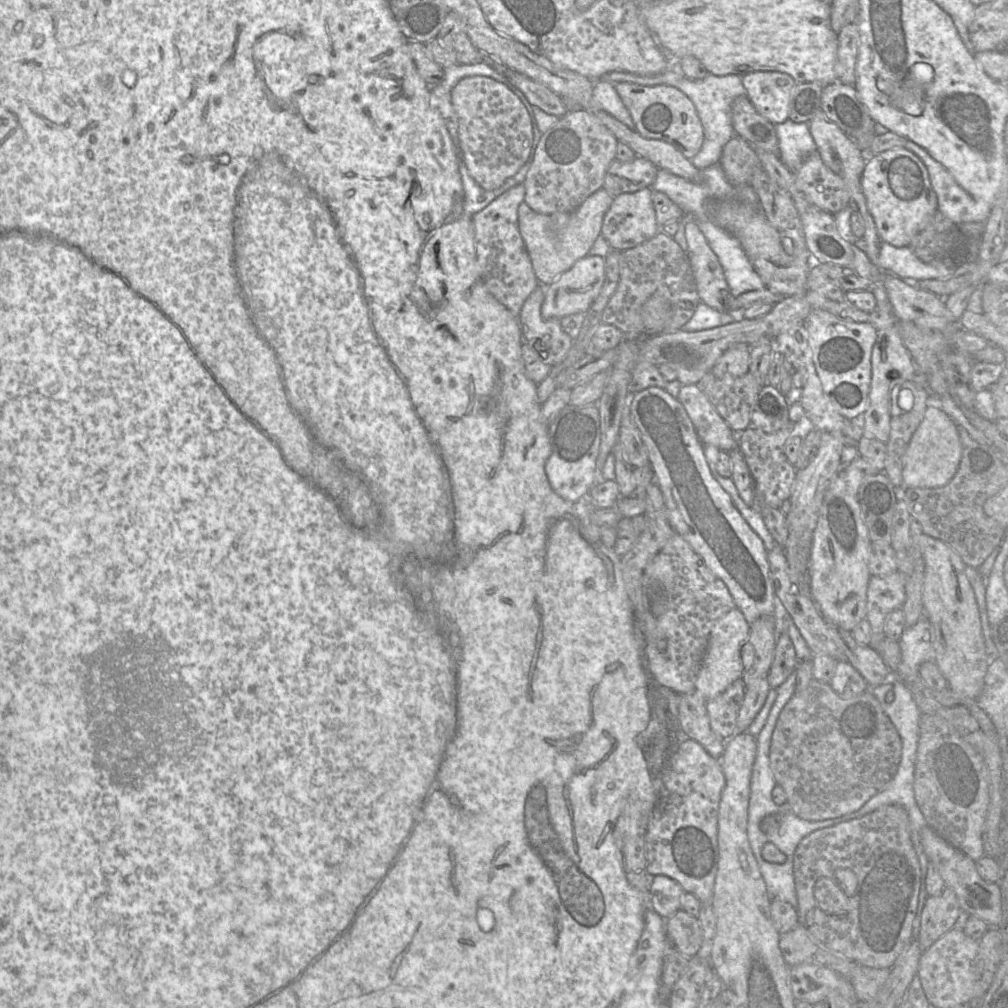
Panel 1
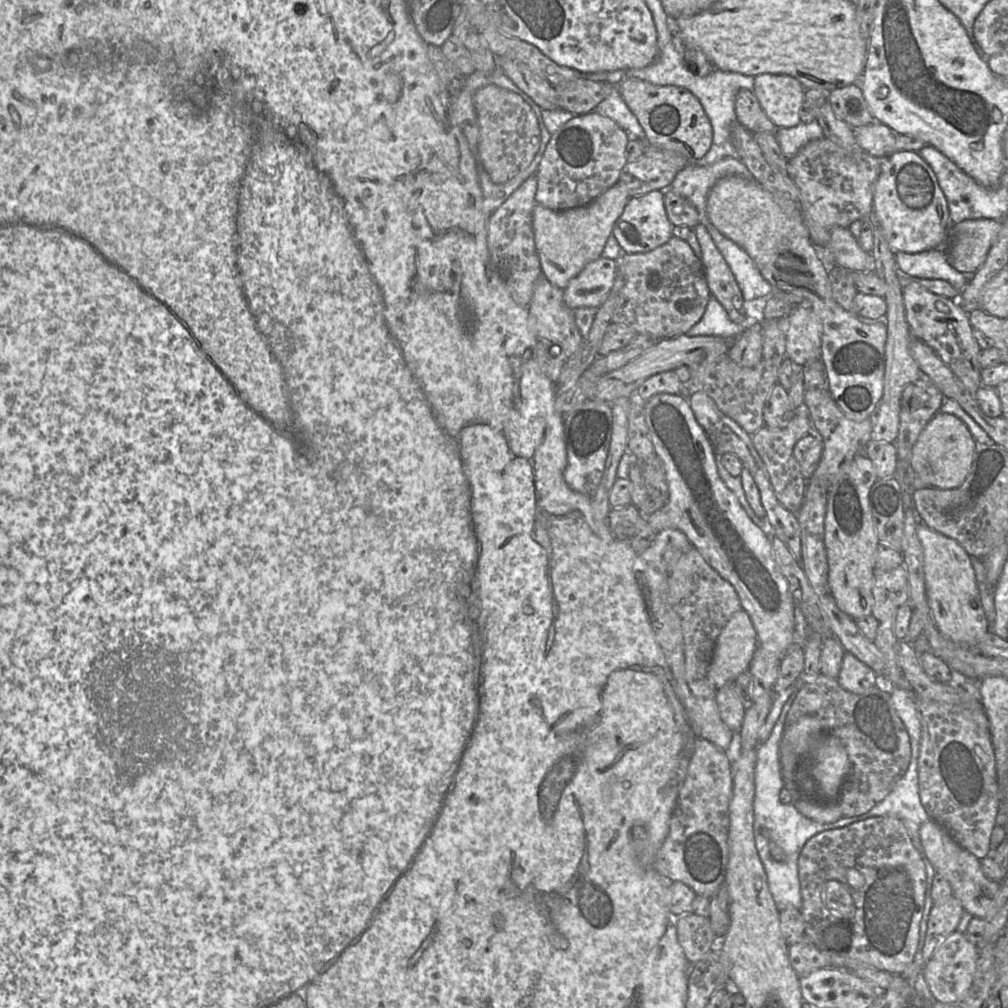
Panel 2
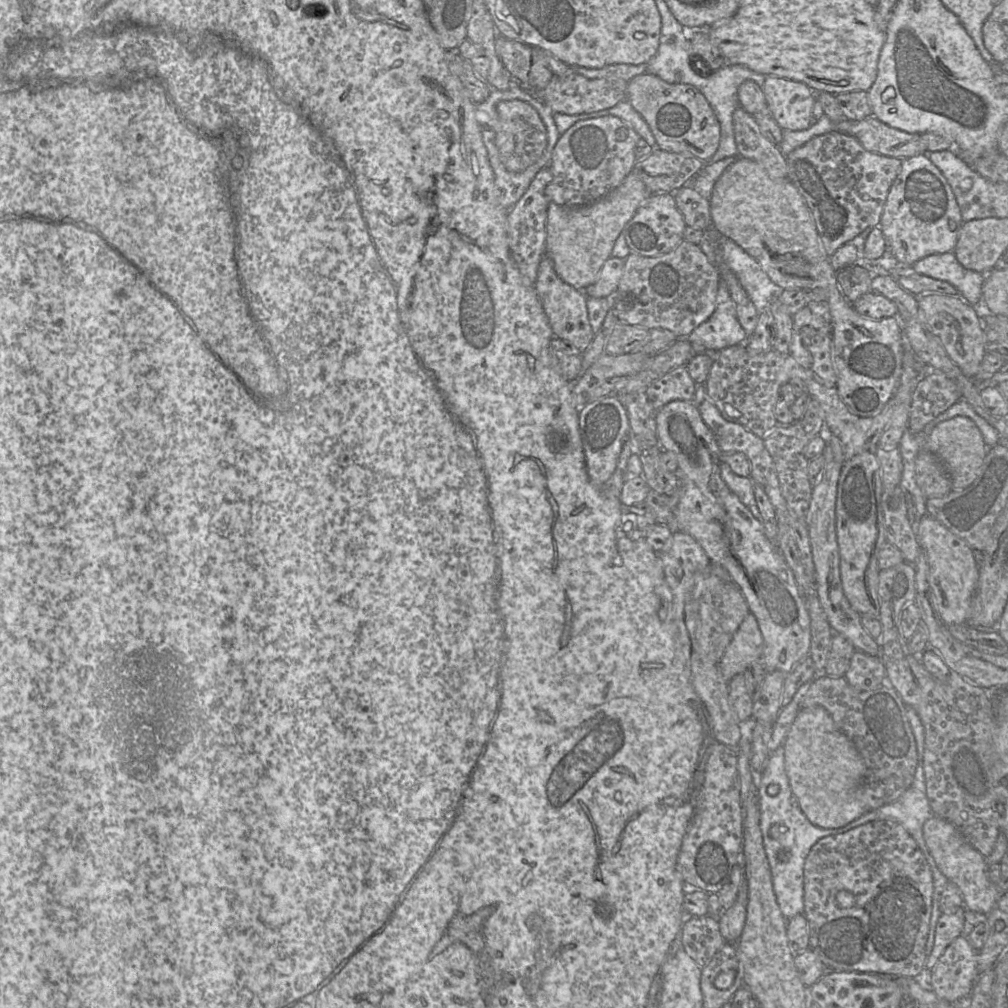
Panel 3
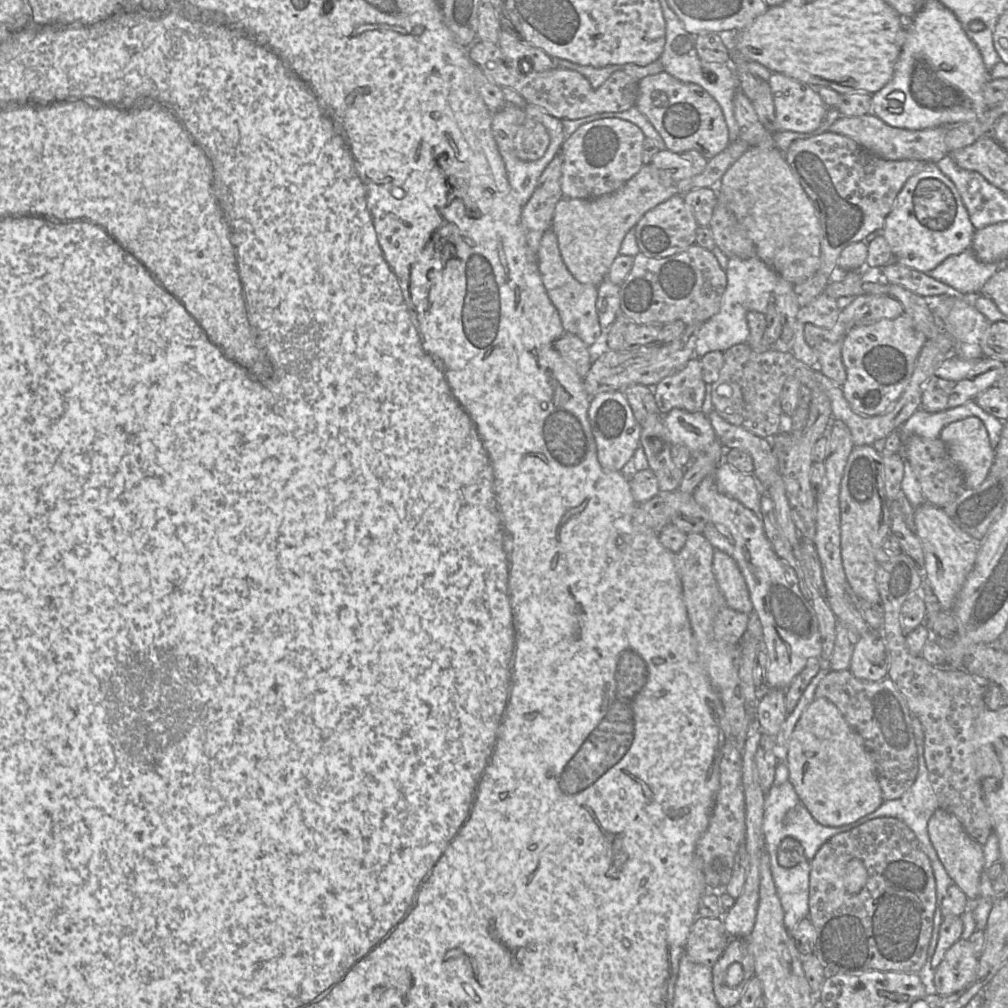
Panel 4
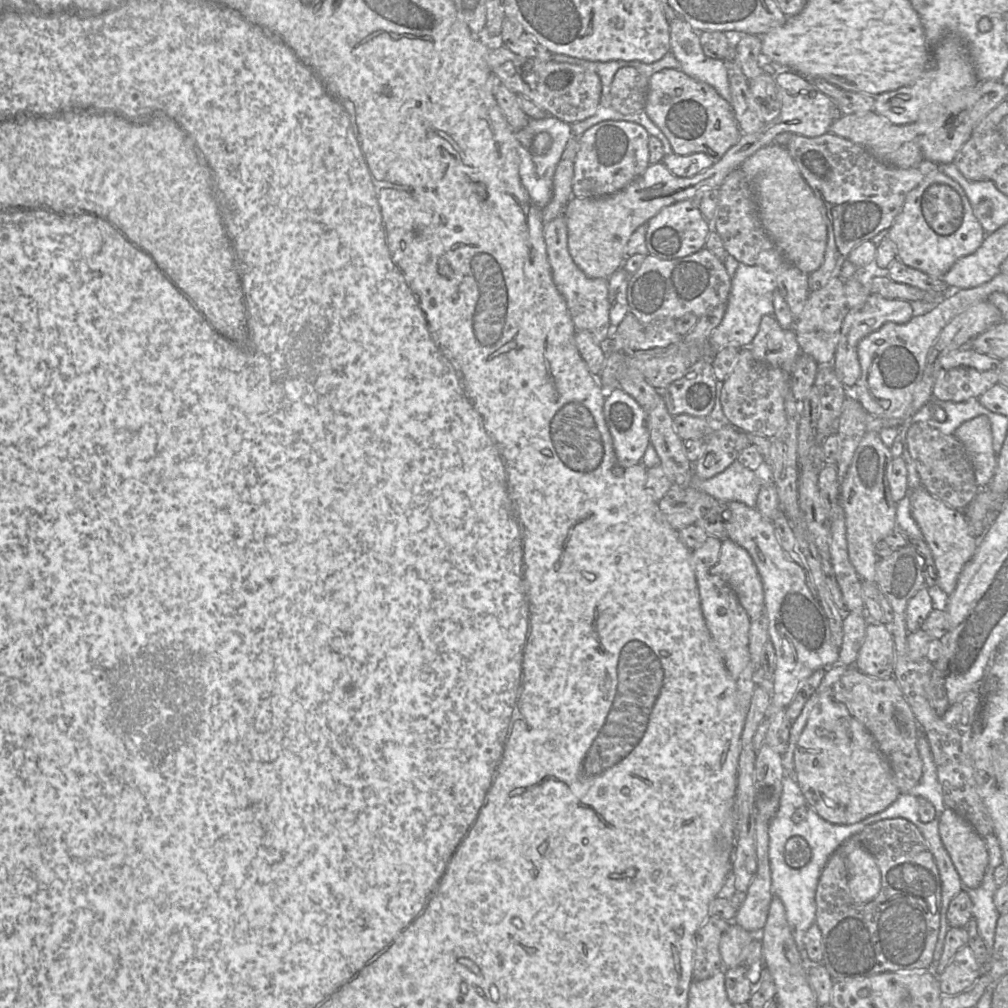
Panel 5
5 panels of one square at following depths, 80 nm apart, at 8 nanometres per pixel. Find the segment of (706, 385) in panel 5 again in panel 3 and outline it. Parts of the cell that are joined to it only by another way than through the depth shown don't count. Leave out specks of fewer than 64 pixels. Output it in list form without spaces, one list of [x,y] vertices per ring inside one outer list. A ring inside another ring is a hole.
[[[685,366],[672,369],[645,390],[649,402],[659,409],[674,400],[695,402],[697,384]]]

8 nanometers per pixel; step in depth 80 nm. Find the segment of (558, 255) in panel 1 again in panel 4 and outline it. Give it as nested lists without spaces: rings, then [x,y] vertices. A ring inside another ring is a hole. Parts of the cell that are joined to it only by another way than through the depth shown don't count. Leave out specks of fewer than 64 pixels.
[[[737,139],[708,160],[700,174],[671,186],[661,183],[658,168],[645,164],[616,192],[594,199],[562,198],[555,207],[551,227],[557,236],[560,253],[569,272],[580,283],[598,287],[606,279],[615,258],[619,256],[625,235],[633,230],[645,213],[675,195],[684,195],[697,188],[716,188],[727,170],[750,148],[747,142]]]

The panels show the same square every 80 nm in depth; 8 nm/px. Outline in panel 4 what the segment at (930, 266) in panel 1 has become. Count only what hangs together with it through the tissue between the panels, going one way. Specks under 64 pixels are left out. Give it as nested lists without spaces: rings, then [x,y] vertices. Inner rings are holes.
[[[968,249],[947,257],[927,274],[960,294],[977,294],[1001,266],[1002,263],[980,262]]]

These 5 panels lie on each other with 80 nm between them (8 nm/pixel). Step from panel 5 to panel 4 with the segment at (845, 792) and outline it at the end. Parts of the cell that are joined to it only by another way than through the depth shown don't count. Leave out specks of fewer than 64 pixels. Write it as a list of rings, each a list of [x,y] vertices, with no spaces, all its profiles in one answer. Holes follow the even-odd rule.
[[[826,698],[815,699],[802,713],[789,740],[786,765],[801,803],[823,826],[854,823],[884,802],[873,760],[862,737]]]

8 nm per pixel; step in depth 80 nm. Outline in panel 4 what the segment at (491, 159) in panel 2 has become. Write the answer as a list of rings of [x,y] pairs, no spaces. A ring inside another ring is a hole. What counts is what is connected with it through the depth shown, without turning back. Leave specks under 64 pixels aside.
[[[526,118],[513,139],[514,154],[522,161],[536,161],[546,153],[550,135],[546,127],[531,118]]]

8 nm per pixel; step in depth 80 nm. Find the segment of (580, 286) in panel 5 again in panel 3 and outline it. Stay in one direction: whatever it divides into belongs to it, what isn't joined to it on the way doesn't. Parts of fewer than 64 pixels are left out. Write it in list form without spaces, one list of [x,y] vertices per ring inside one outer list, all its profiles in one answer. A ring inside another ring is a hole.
[[[546,254],[538,268],[535,290],[548,317],[554,337],[570,343],[583,352],[590,345],[595,334],[588,318],[587,300],[589,297],[584,291],[565,283],[555,272],[553,262]]]

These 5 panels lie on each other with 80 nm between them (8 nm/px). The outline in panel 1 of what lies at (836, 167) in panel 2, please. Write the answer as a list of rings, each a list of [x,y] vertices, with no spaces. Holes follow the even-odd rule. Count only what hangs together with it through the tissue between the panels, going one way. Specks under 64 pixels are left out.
[[[814,151],[794,173],[797,187],[817,208],[836,214],[848,206],[849,192],[843,179],[832,172]]]

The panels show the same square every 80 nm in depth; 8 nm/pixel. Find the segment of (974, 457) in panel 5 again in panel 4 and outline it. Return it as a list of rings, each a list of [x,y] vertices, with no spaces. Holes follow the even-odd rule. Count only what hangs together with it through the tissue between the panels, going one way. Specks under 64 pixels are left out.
[[[977,417],[952,422],[941,430],[939,438],[962,471],[966,488],[980,485],[995,459],[983,422]]]

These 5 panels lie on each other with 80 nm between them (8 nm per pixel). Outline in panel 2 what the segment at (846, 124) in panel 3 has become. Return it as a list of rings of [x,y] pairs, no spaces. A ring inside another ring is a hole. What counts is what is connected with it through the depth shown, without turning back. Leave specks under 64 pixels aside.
[[[874,121],[853,128],[853,134],[861,149],[871,156],[887,157],[897,150],[898,134],[885,124]]]

